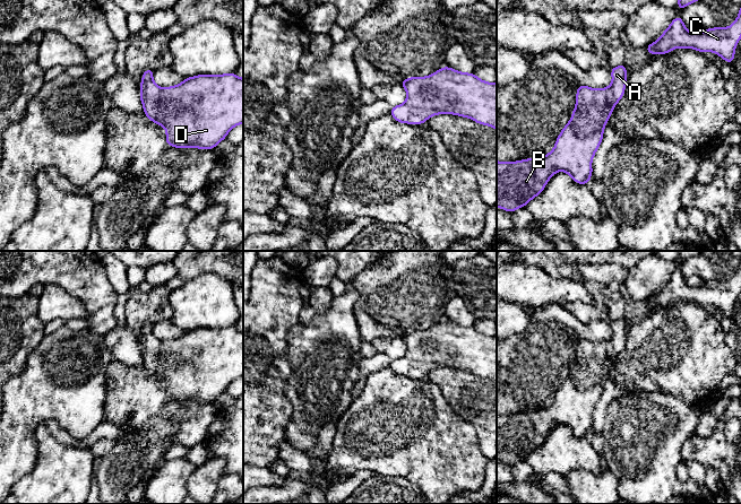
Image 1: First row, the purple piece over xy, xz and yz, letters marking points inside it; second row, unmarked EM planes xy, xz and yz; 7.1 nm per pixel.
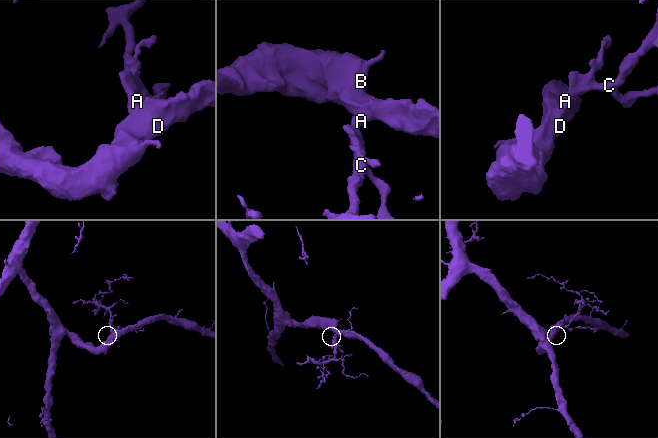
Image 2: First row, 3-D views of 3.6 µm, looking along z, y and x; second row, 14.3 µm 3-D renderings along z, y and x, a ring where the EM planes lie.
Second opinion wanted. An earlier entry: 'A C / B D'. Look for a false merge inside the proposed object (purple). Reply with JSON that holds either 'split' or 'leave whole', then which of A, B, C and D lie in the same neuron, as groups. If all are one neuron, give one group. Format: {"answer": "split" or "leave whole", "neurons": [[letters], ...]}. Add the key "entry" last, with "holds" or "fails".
{"answer": "leave whole", "neurons": [["A", "B", "C", "D"]], "entry": "fails"}

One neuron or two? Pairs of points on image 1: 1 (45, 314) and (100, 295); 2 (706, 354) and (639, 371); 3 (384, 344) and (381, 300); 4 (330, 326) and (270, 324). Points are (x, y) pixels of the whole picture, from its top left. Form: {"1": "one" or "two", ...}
{"1": "two", "2": "one", "3": "two", "4": "two"}

